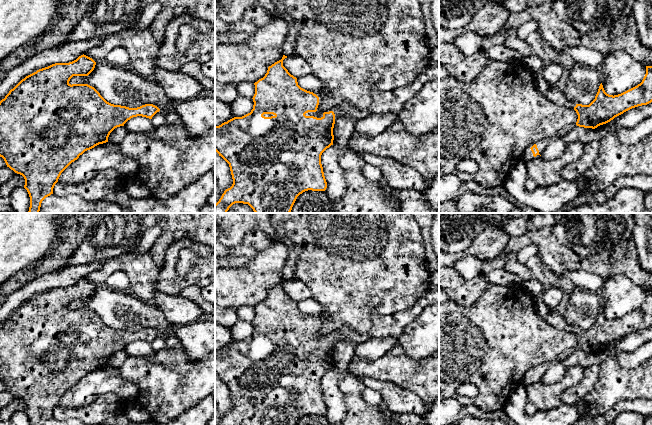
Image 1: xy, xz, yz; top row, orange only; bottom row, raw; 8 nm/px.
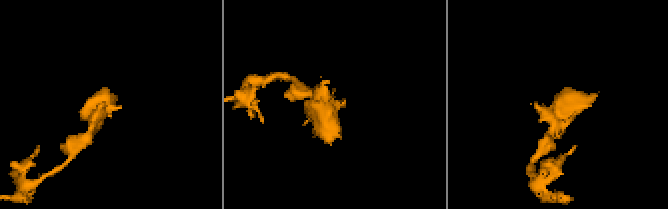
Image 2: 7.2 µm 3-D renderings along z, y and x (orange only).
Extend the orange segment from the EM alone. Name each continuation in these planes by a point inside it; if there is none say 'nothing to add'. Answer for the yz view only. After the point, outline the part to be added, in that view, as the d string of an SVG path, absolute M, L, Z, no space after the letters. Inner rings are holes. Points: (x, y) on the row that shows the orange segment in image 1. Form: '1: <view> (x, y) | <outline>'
1: yz (541, 144) | M543 139L543 140L539 140L538 142L529 145L526 148L526 150L524 151L523 161L526 163L526 162L531 161L535 158L541 157L542 153L544 152L544 150L546 148L547 143L548 143L548 140ZM534 144L537 145L537 148L539 150L539 154L536 157L533 156L533 153L530 149Z

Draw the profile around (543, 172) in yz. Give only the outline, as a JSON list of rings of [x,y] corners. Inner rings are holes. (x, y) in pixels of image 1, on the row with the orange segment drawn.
[[[574,141],[567,144],[563,154],[553,160],[539,157],[526,162],[527,178],[534,181],[537,187],[551,186],[563,181],[562,170],[582,157],[584,145],[581,141]]]

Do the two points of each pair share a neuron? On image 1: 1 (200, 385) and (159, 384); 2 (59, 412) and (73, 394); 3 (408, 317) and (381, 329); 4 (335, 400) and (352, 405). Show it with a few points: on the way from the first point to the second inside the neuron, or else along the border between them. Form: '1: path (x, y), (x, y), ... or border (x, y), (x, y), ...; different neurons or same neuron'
1: path (190, 382), (169, 384); same neuron
2: border (58, 404), (64, 407), (82, 407), (87, 405); different neurons
3: path (401, 319), (396, 324), (388, 327); same neuron
4: border (340, 380), (339, 387), (345, 399), (346, 414); different neurons

